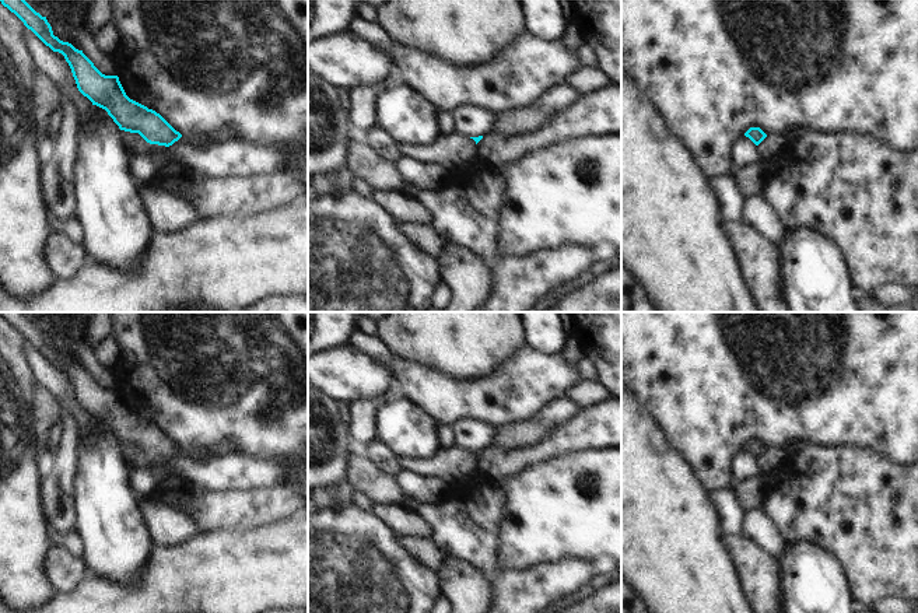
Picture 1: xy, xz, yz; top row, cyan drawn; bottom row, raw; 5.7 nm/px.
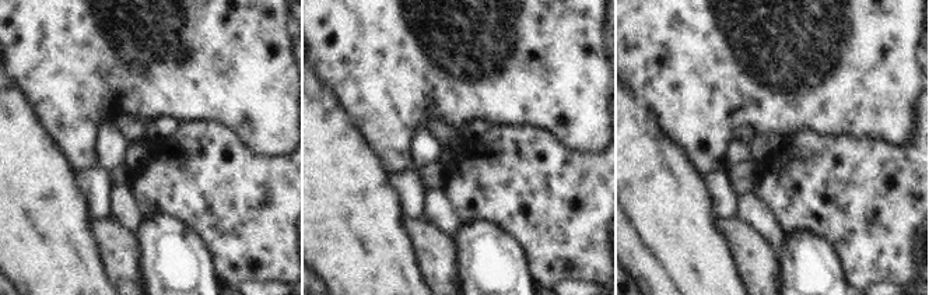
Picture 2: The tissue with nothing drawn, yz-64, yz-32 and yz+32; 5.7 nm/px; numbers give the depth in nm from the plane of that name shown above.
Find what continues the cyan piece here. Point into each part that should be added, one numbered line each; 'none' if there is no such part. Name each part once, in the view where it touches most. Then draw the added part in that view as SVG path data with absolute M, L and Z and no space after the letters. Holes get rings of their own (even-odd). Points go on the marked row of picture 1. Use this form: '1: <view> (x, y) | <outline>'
none

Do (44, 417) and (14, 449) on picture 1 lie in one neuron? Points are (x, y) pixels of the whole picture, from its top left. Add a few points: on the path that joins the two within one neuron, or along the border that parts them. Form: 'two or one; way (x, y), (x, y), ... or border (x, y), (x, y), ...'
two; border (28, 402), (34, 441), (38, 448)

